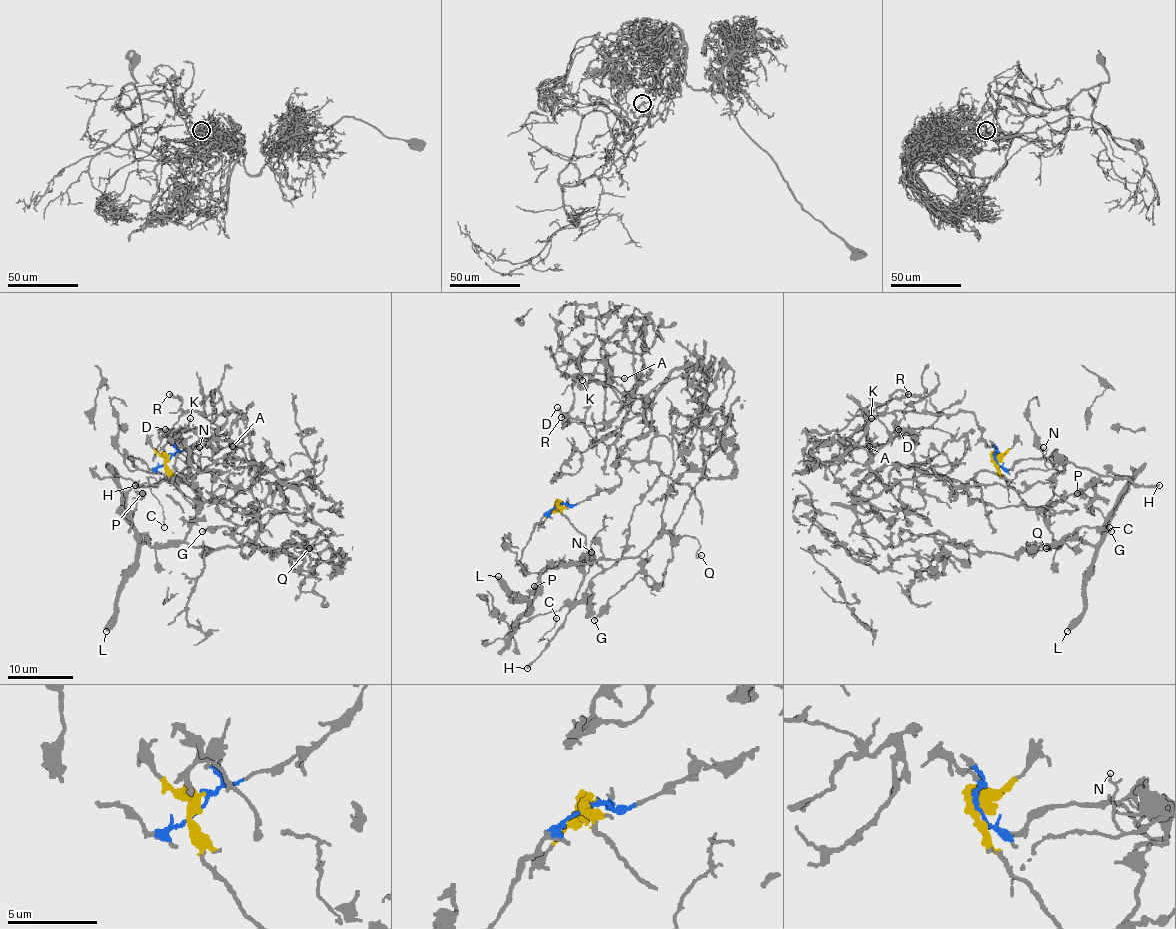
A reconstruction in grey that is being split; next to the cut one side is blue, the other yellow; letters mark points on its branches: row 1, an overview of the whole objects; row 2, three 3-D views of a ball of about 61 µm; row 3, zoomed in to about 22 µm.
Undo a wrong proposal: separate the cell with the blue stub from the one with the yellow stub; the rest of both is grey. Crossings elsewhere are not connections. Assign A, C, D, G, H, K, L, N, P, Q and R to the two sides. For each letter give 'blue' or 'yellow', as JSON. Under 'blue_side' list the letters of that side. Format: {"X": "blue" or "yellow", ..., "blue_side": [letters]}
{"A": "blue", "C": "yellow", "D": "blue", "G": "yellow", "H": "yellow", "K": "blue", "L": "yellow", "N": "yellow", "P": "yellow", "Q": "yellow", "R": "blue", "blue_side": ["A", "D", "K", "R"]}

